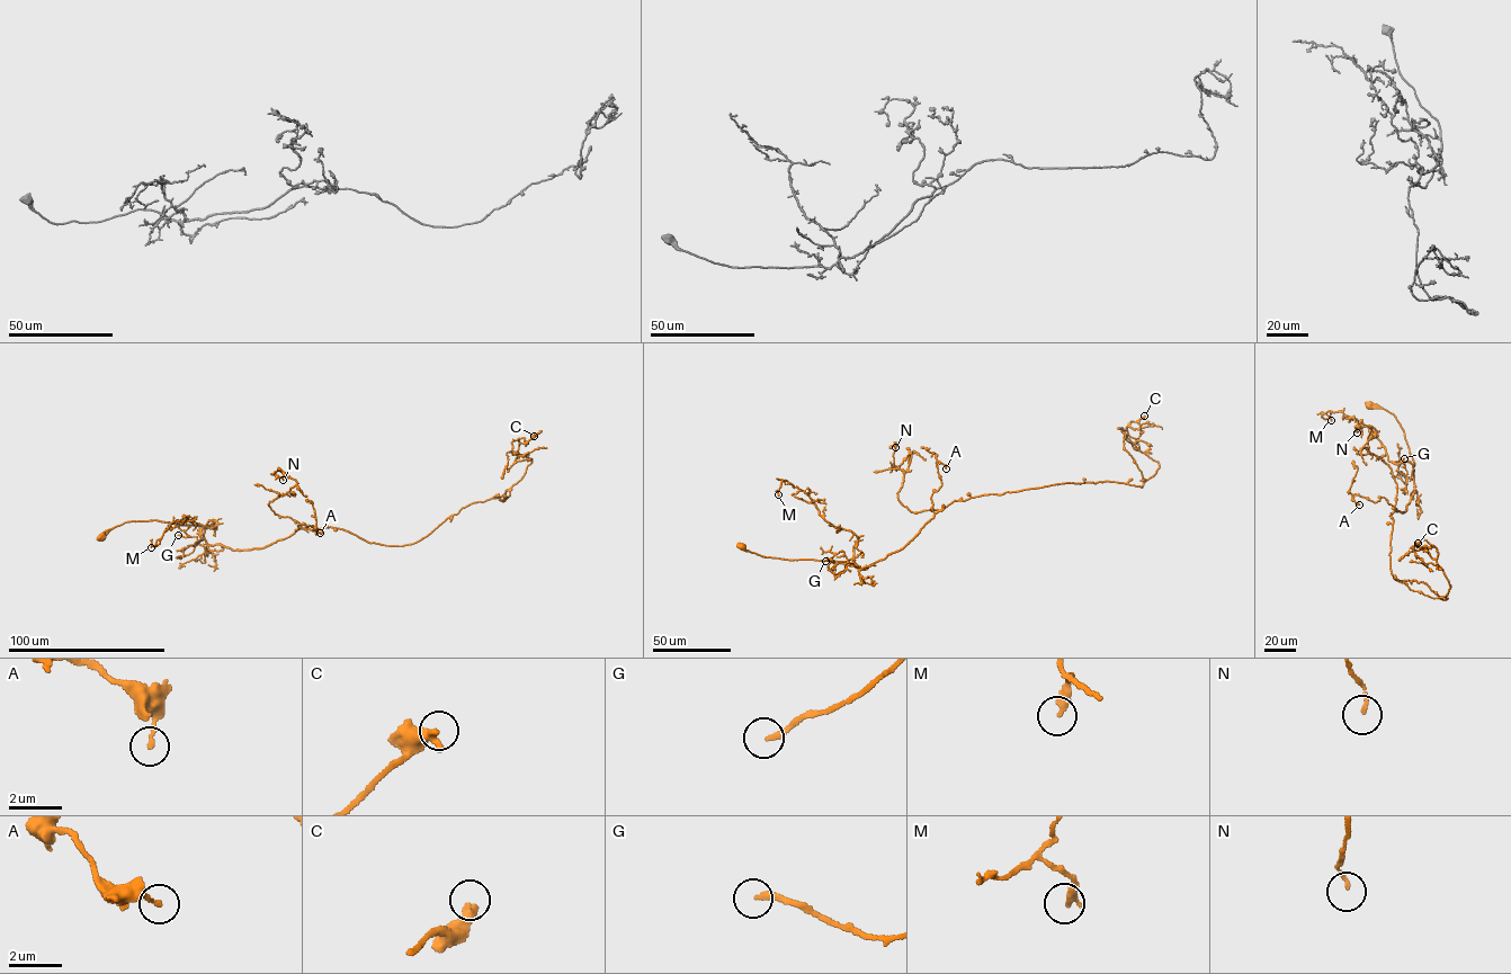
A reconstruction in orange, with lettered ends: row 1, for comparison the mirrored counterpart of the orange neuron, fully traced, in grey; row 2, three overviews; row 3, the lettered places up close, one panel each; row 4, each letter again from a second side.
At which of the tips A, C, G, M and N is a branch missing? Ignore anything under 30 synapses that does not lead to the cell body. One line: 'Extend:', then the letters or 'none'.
Extend: none

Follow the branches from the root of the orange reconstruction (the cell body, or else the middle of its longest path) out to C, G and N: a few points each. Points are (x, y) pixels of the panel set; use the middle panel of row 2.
C: (741, 547), (867, 569), (954, 501), (1064, 483), (1142, 486), (1159, 466), (1137, 443), (1144, 416)
G: (741, 547), (766, 557), (787, 560), (843, 562), (851, 559), (854, 565), (848, 562), (842, 551), (825, 561)
N: (741, 547), (859, 569), (902, 548), (938, 510), (899, 500), (912, 453), (893, 466), (895, 447)

